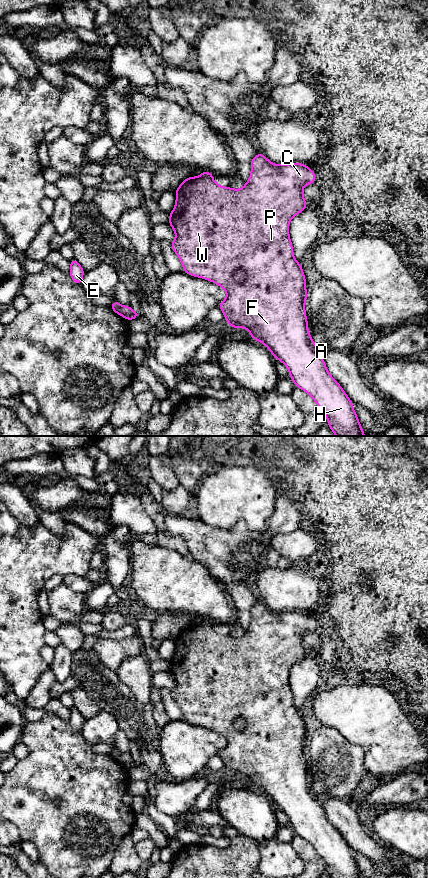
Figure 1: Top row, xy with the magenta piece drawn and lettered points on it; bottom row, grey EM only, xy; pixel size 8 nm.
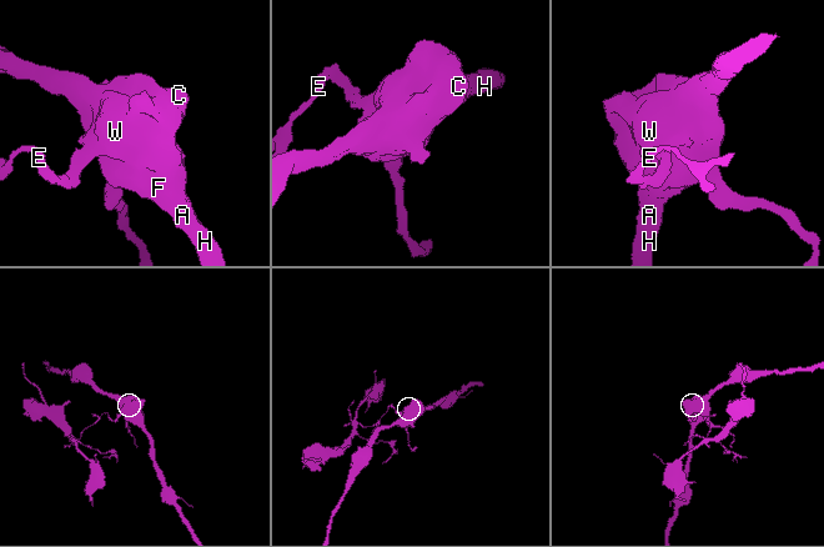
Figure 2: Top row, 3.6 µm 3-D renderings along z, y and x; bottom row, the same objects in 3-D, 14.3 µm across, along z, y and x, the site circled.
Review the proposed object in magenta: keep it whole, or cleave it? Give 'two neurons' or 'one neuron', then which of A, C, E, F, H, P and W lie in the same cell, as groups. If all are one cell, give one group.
two neurons; groups A C F H P W / E

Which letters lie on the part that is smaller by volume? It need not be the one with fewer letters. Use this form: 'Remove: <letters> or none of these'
Remove: E

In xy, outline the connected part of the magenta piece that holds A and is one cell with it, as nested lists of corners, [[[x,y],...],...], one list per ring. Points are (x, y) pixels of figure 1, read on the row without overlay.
[[[260,600],[252,606],[250,625],[239,638],[219,634],[213,622],[207,618],[197,625],[188,625],[176,637],[175,655],[169,661],[169,673],[176,683],[171,695],[183,713],[183,720],[209,728],[226,739],[226,747],[218,753],[225,770],[232,776],[247,777],[252,787],[264,792],[274,807],[280,808],[288,816],[295,835],[313,846],[325,861],[331,878],[363,878],[353,857],[353,850],[328,820],[320,797],[308,780],[306,727],[301,712],[294,705],[289,684],[290,668],[307,656],[303,635],[315,629],[316,623],[307,613],[276,613]]]

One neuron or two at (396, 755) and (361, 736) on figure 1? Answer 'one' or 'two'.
one

